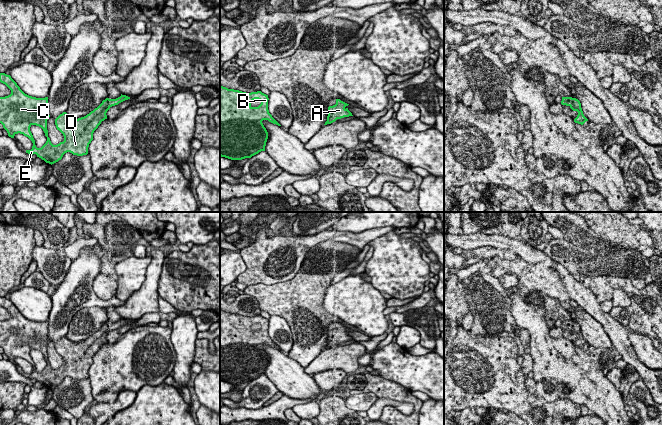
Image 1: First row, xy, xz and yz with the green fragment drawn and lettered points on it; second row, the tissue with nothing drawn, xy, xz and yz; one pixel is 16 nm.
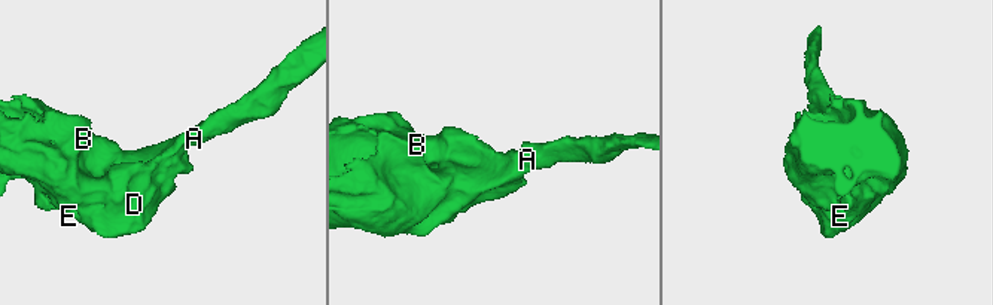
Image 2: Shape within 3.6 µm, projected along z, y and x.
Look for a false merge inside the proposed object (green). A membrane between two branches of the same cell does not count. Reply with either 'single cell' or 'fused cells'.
single cell

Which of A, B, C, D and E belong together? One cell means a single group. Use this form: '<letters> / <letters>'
A B C D E

